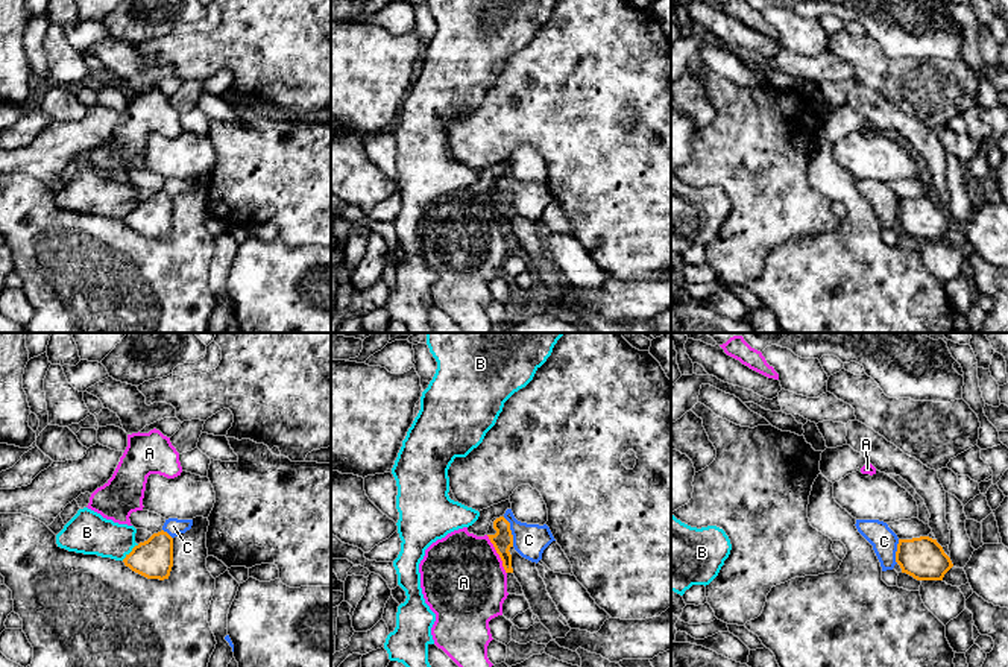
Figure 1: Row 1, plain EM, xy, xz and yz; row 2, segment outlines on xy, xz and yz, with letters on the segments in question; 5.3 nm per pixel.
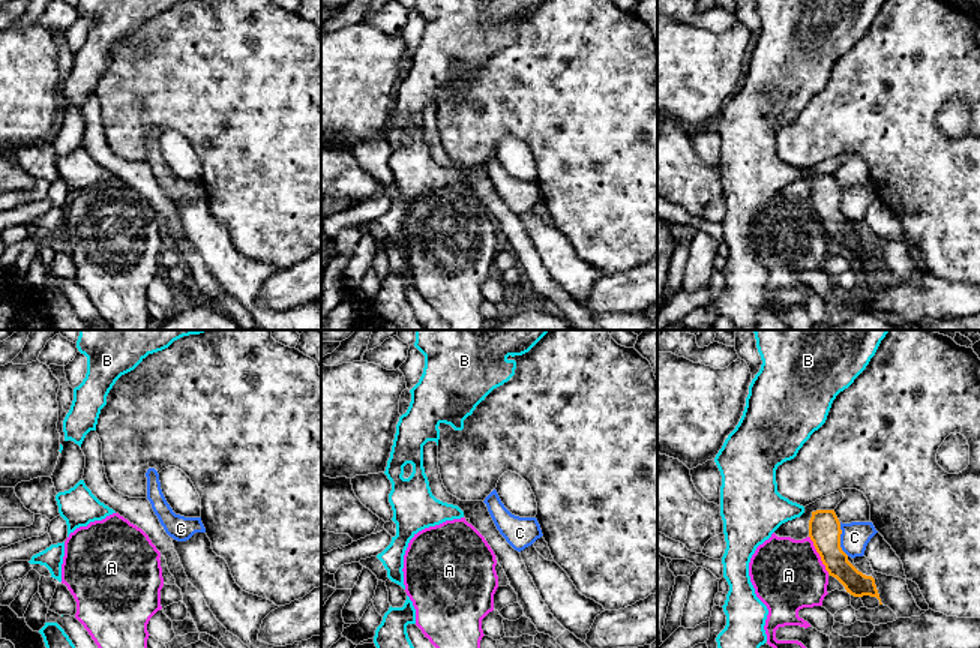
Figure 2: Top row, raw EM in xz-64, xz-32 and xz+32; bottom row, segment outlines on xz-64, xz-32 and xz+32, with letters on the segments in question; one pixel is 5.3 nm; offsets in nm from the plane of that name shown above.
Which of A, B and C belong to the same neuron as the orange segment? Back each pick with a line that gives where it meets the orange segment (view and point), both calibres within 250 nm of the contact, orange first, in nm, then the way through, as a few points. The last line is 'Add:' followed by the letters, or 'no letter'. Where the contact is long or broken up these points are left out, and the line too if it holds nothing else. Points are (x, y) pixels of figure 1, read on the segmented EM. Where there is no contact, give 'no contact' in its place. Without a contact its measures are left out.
Add: no letter

